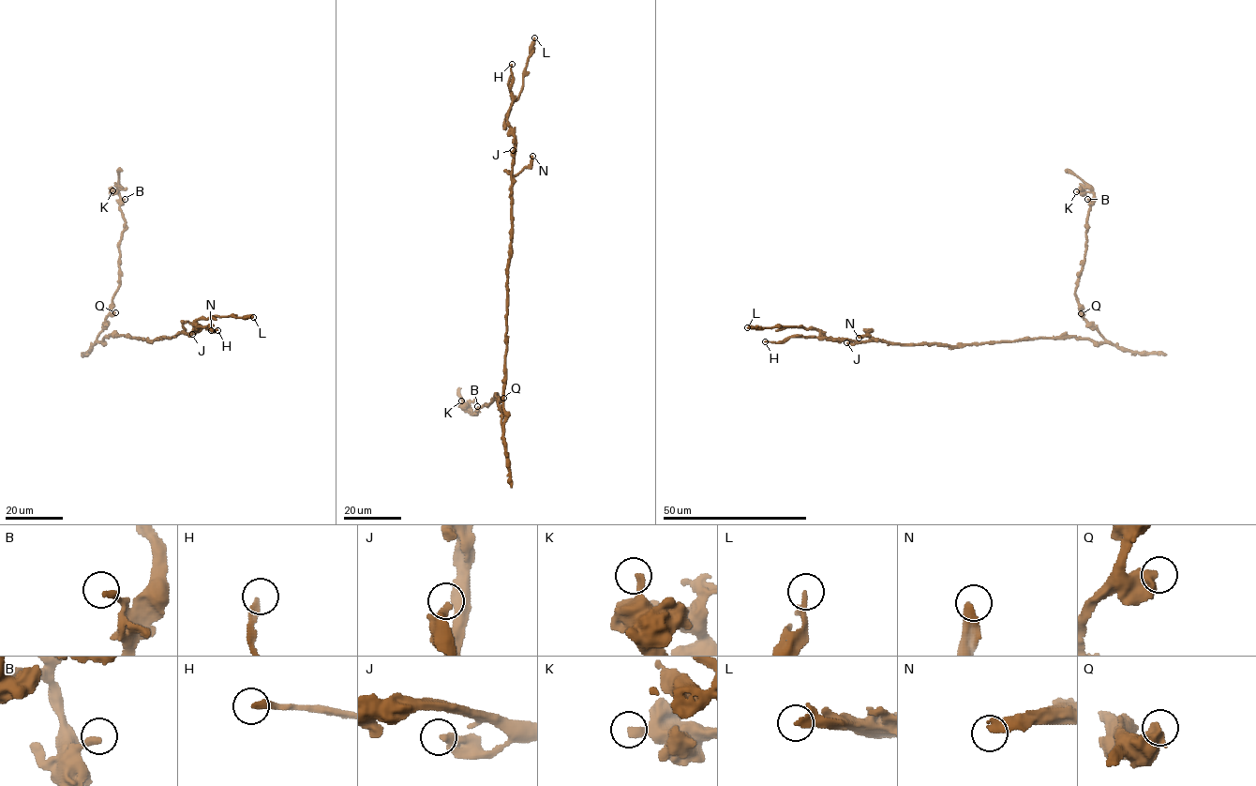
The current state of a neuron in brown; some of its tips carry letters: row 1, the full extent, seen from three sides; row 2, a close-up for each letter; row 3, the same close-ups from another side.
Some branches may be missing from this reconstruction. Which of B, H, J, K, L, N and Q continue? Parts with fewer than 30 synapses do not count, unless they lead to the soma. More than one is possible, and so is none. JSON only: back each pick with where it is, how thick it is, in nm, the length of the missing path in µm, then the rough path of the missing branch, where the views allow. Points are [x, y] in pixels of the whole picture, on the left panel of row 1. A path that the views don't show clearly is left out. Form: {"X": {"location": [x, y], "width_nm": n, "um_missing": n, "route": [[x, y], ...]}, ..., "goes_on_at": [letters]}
{"H": {"location": [217, 330], "width_nm": 320, "um_missing": 10, "route": [[217, 330], [231, 336]]}, "goes_on_at": ["H"]}

